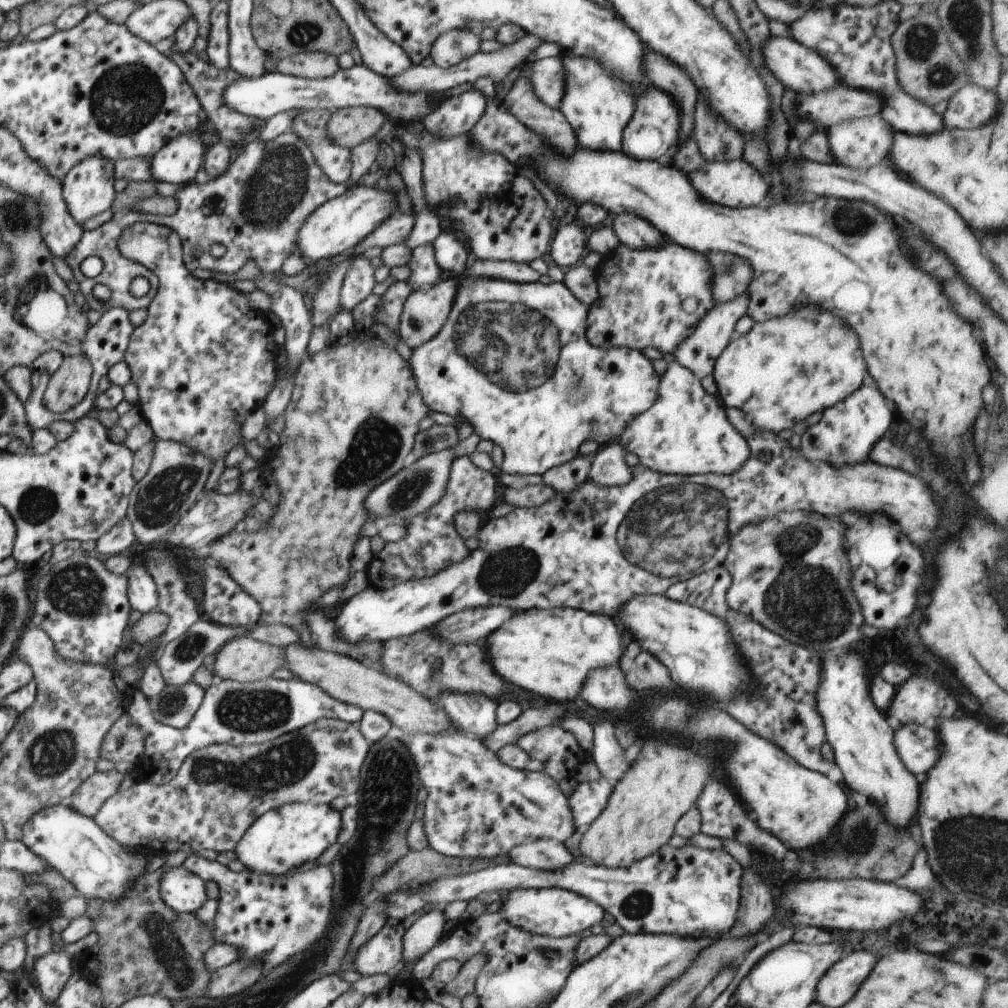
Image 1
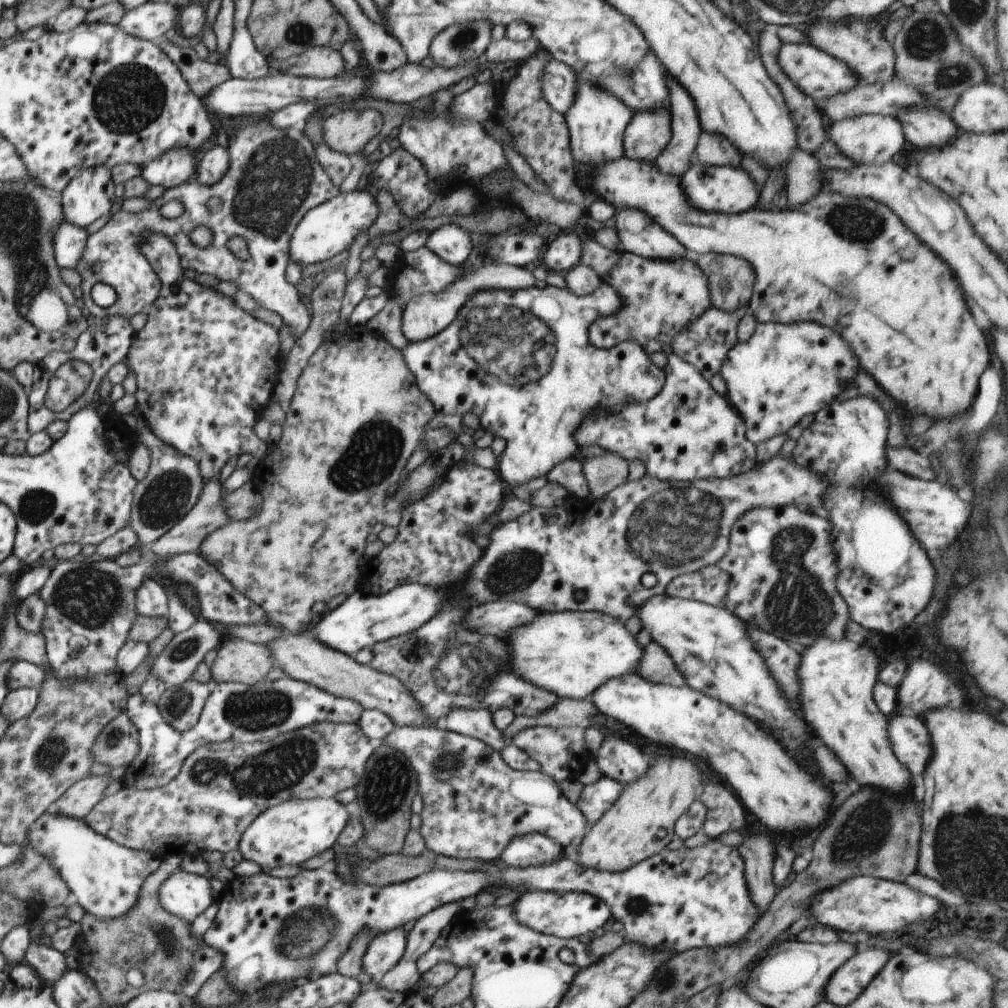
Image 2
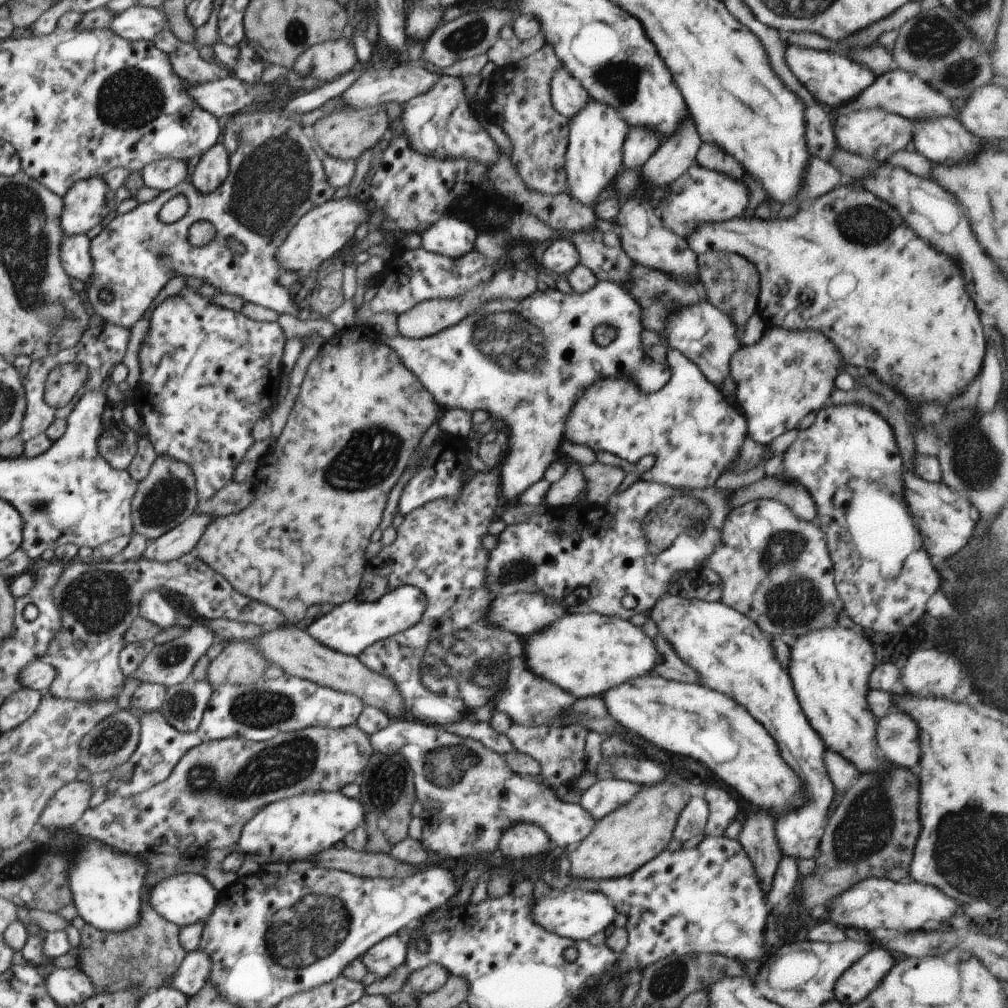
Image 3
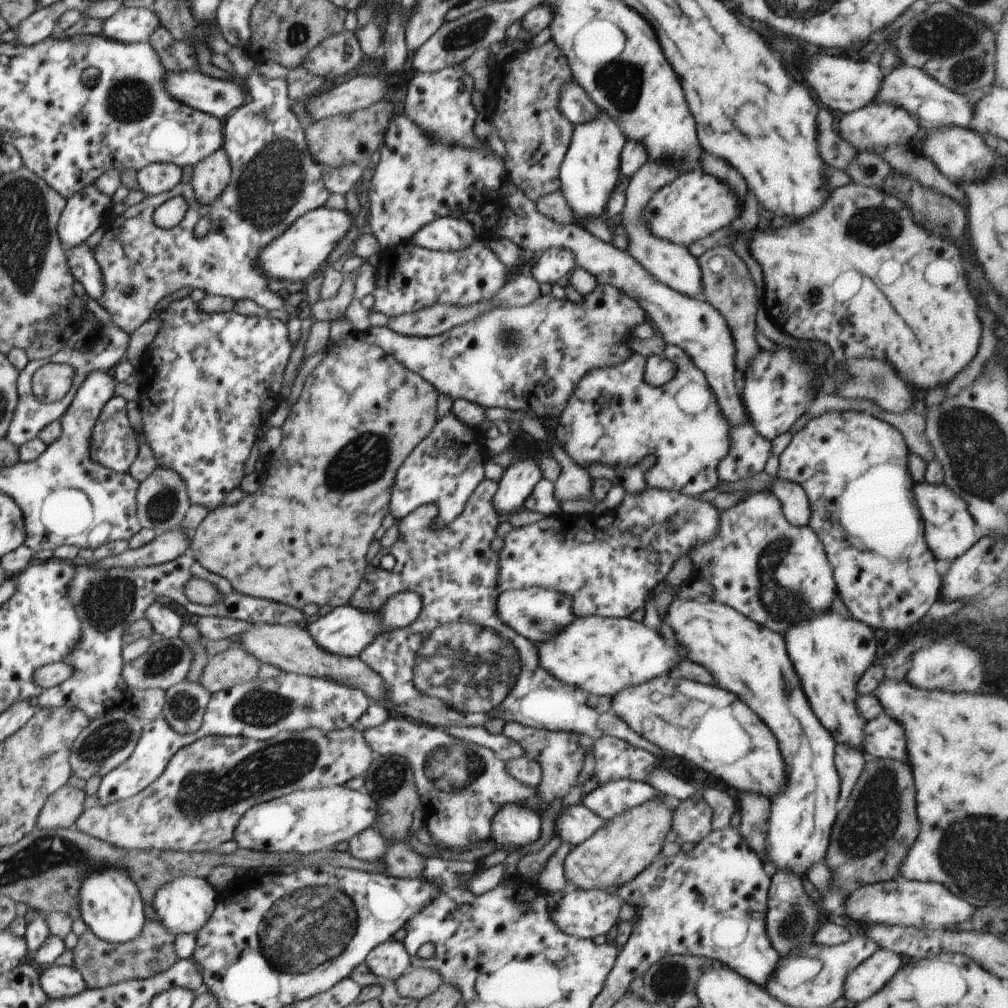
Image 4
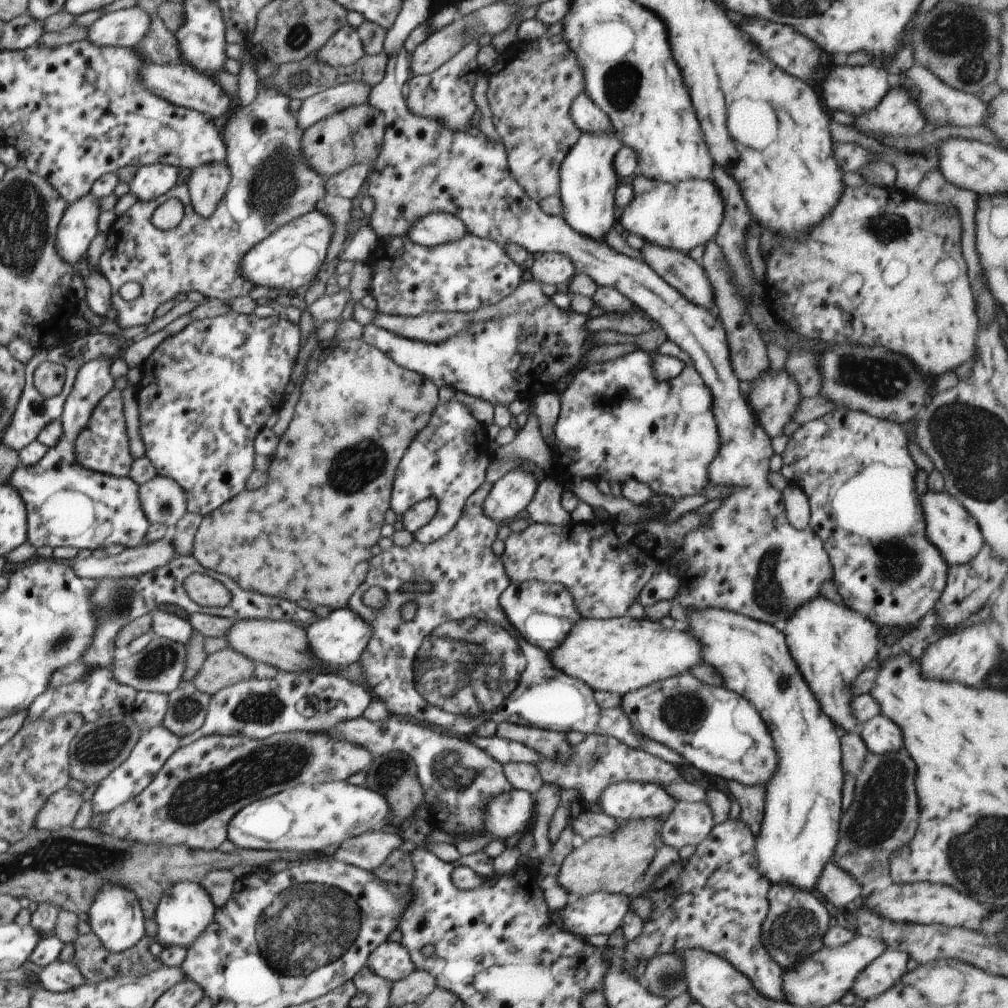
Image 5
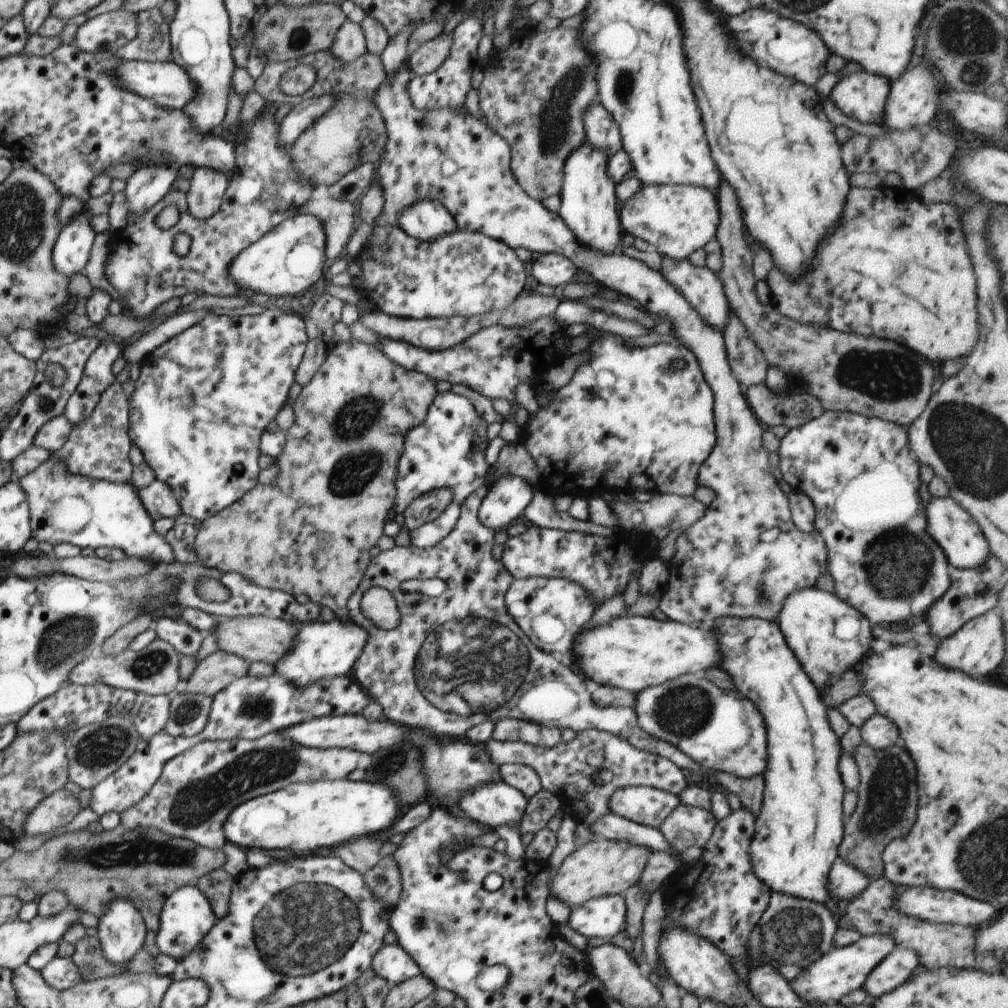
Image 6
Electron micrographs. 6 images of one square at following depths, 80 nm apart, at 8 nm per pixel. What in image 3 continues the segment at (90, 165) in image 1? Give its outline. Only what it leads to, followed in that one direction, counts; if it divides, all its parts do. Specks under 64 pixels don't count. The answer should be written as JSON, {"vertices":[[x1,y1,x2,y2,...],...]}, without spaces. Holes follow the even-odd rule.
{"vertices":[[92,175,74,183,63,196,63,211,61,227,64,235,86,234,92,227,104,223,110,219,117,209,115,192,107,186,103,175]]}

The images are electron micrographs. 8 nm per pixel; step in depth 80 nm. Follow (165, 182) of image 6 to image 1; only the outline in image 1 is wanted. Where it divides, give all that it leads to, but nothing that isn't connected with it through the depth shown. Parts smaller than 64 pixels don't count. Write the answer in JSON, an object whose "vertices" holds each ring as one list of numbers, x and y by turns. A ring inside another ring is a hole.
{"vertices":[[198,131,175,136,150,162,154,182,179,185,195,182,196,175,202,173,202,156,205,152,204,142]]}

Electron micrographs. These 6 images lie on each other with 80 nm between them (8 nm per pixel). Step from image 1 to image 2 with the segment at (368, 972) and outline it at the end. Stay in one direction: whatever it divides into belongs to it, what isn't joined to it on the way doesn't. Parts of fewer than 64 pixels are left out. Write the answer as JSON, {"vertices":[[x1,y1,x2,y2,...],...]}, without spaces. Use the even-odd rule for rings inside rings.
{"vertices":[[403,927,393,928,376,935,362,957,361,969,370,974,374,982,400,962,406,948,406,933]]}

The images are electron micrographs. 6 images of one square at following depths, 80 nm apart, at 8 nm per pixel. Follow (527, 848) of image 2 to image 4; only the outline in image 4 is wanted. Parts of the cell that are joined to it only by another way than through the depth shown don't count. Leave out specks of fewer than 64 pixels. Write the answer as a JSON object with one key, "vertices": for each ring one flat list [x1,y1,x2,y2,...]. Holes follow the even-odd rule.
{"vertices":[[507,805,493,818,492,843,508,850,528,846,542,836,542,825,540,816,525,805]]}

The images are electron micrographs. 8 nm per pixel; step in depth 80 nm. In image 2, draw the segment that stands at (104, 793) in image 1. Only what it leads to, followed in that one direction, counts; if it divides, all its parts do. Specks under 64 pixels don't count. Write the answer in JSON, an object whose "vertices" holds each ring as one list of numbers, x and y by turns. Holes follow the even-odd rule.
{"vertices":[[88,775,72,785,52,806,51,811,77,819,85,816,104,796,112,779,109,775]]}

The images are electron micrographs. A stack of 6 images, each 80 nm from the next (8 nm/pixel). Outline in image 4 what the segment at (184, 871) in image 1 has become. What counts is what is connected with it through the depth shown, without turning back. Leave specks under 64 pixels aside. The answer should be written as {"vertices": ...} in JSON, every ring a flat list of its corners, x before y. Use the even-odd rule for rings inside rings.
{"vertices":[[182,875,168,881,155,892,153,907,158,920,175,936,180,933,197,933,212,916,218,899,217,893,205,878]]}

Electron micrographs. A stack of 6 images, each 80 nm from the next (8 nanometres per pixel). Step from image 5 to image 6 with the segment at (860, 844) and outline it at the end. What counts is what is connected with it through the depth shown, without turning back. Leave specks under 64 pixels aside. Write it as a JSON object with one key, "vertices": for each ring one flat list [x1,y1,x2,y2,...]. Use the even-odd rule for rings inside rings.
{"vertices":[[868,744,860,745,853,753,859,772,858,802,850,818,844,822,842,844,838,856,863,872,868,880,884,876,882,855,894,839,903,837,916,824,919,803,916,788,916,766,906,750,894,745,874,750]]}

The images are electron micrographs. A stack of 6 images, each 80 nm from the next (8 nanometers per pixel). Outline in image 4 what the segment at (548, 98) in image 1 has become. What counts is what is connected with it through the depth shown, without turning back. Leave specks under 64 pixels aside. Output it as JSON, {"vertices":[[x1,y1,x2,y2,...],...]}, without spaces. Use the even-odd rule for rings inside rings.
{"vertices":[[574,80,566,81,563,84,557,105,573,125,592,120,600,112,585,89]]}

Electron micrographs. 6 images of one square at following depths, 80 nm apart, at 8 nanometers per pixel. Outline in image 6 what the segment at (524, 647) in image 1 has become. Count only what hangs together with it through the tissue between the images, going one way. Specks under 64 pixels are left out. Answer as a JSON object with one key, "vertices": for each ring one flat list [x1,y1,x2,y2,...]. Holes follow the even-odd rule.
{"vertices":[[620,614,610,623,586,626,573,640,573,664,584,678,593,680,596,685,606,685,638,693,645,688,664,684,672,678,678,678,686,672,704,672,718,662,718,644,709,626,701,624,687,625,676,621,660,621,654,617,641,617,630,614]]}

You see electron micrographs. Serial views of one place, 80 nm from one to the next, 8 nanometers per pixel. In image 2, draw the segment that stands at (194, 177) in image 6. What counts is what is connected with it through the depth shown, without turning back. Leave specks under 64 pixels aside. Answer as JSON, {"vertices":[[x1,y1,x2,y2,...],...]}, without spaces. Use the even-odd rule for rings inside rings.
{"vertices":[[216,140,215,145,205,152,202,160,197,164,196,181,205,185,218,182,226,174,229,164,229,150,226,144]]}

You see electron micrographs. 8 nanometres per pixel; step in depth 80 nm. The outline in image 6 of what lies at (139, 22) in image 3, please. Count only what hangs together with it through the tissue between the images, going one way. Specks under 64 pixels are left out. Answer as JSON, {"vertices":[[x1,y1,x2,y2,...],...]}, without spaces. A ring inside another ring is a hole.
{"vertices":[[116,9,87,19,75,34,74,42,86,52,116,52,128,44,138,32,138,13]]}

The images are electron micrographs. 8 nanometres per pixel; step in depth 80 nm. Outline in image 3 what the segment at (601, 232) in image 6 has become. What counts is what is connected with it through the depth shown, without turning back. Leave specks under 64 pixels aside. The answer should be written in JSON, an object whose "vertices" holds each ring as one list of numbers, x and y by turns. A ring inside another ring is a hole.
{"vertices":[[588,97,586,106,582,107,569,119,569,143,567,146,565,171,567,174,566,193,579,203,591,206,609,194,609,187,615,176,622,170,623,144,628,134,629,127,626,119,617,108,611,107,602,101]]}

